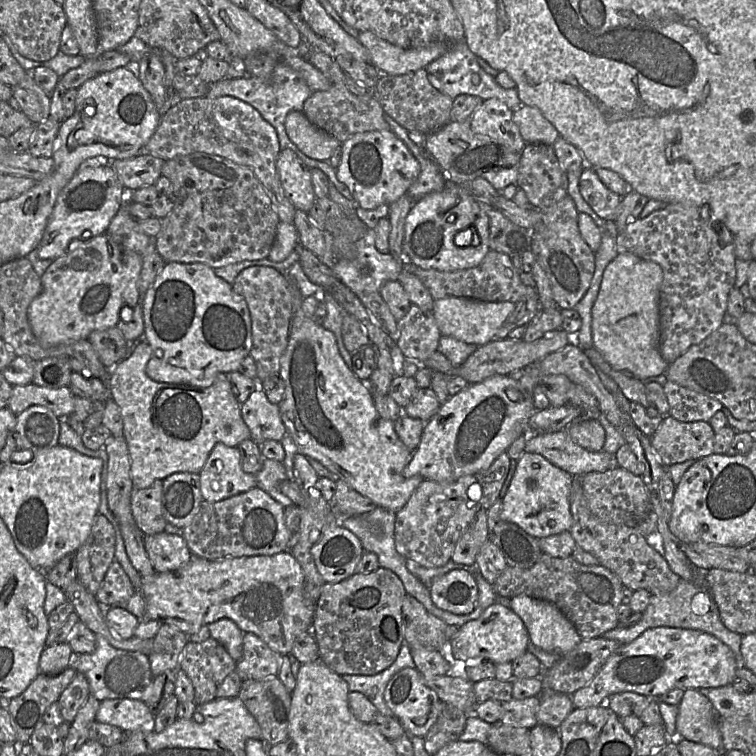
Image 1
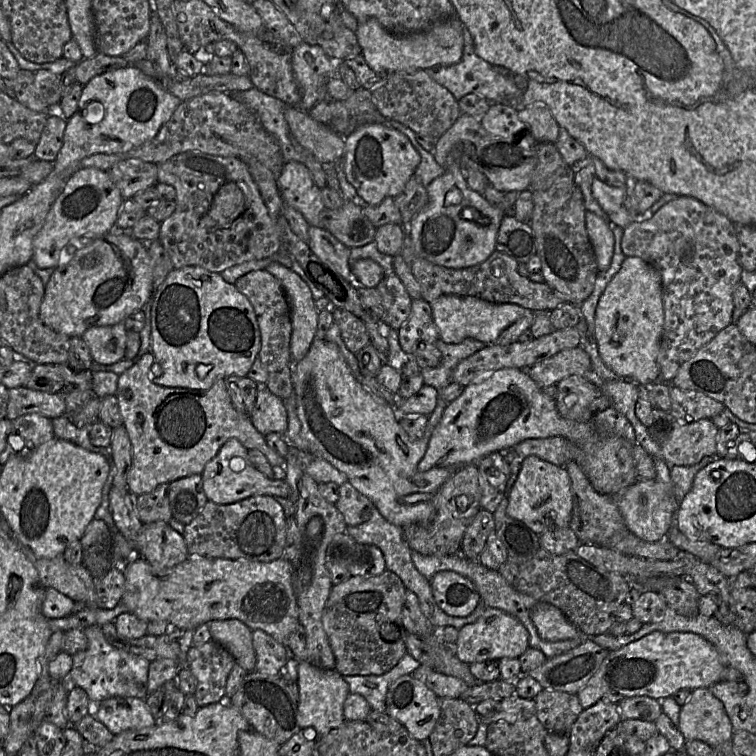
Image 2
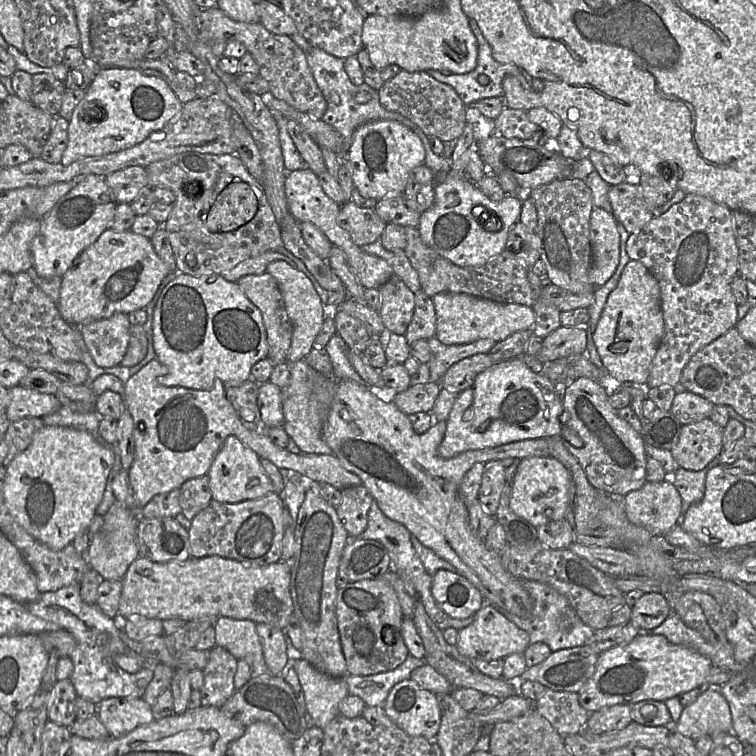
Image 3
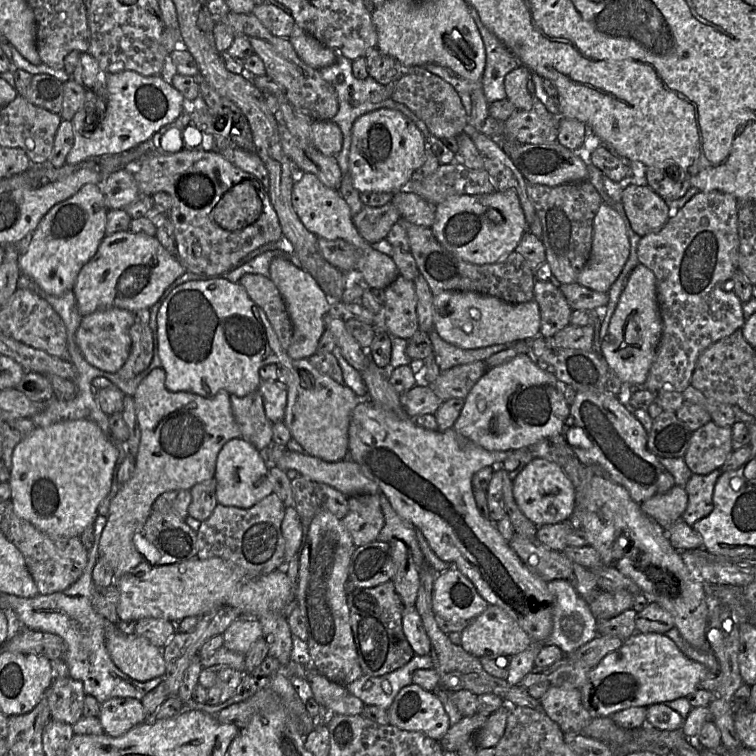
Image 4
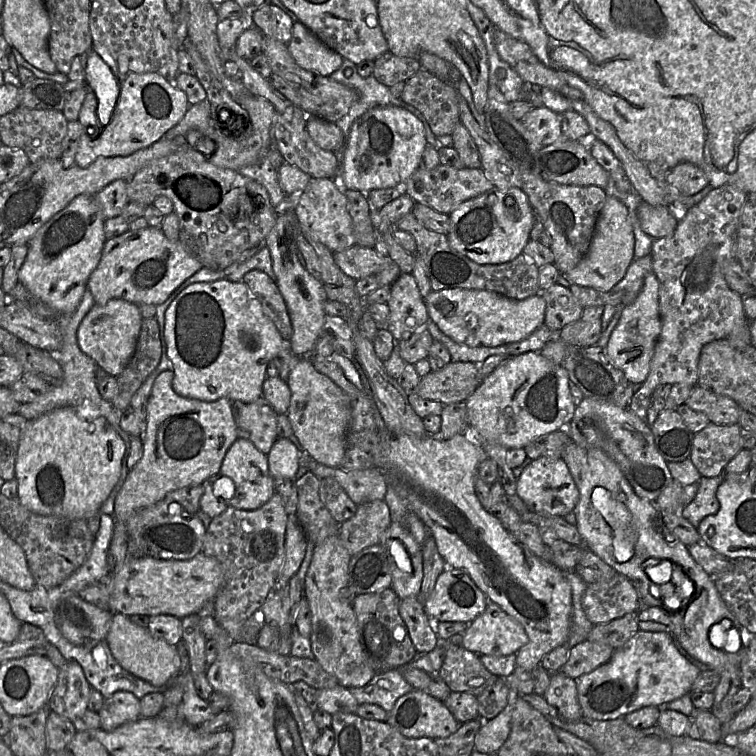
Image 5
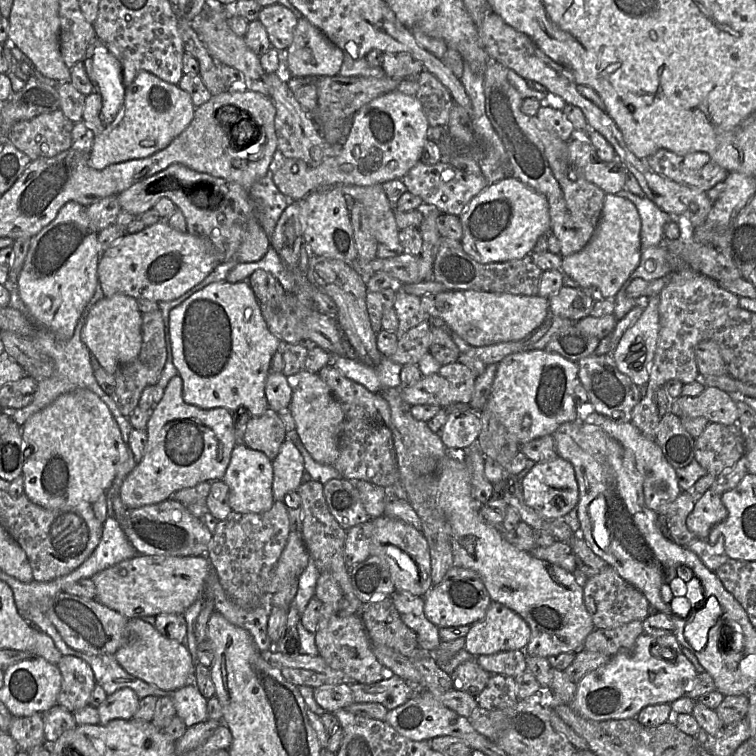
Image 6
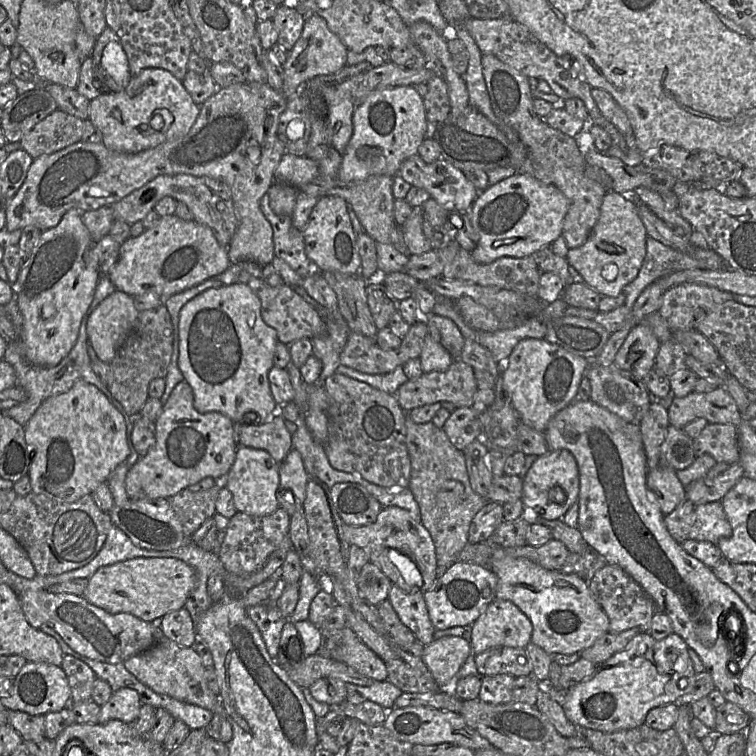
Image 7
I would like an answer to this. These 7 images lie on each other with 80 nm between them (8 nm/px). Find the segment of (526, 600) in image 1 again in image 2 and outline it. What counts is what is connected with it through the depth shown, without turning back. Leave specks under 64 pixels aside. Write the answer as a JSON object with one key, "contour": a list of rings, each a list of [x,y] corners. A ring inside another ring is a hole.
{"contour":[[[538,602],[532,608],[531,619],[539,636],[547,641],[566,640],[581,635],[561,610],[547,602]]]}

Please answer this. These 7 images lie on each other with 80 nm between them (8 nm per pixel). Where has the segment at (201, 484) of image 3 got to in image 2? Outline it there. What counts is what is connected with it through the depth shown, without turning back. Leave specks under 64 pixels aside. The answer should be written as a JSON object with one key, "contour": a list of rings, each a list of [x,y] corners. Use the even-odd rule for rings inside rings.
{"contour":[[[201,474],[182,477],[169,483],[167,495],[172,518],[185,525],[190,523],[208,502]]]}

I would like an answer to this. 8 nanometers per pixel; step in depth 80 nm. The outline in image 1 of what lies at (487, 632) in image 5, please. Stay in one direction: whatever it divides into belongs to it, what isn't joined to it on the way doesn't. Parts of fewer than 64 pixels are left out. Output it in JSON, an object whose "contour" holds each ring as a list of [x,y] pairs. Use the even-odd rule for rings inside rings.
{"contour":[[[496,601],[474,620],[462,625],[450,640],[450,654],[456,664],[474,660],[489,660],[494,664],[512,662],[528,649],[529,633],[521,620],[506,603]]]}

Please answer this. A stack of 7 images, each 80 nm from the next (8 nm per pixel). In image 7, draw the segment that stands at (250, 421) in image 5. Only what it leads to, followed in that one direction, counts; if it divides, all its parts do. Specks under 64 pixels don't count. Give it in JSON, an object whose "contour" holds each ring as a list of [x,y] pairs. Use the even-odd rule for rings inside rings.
{"contour":[[[277,412],[263,424],[238,425],[235,428],[237,449],[239,446],[265,450],[277,464],[281,464],[292,447],[292,434],[285,420]]]}

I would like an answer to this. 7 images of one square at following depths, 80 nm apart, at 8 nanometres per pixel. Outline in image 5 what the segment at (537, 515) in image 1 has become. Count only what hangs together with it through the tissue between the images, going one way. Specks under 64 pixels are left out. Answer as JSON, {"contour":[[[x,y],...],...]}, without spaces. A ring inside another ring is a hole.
{"contour":[[[562,458],[533,460],[517,479],[517,494],[531,511],[541,515],[564,517],[575,509],[579,501],[579,490]]]}

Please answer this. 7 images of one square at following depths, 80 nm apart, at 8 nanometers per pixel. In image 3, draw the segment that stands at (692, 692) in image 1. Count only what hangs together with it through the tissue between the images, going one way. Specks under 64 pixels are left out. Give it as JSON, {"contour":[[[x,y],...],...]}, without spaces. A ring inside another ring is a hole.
{"contour":[[[704,687],[699,697],[684,707],[677,722],[677,730],[692,739],[703,735],[712,737],[721,732],[733,732],[730,707],[719,689]]]}

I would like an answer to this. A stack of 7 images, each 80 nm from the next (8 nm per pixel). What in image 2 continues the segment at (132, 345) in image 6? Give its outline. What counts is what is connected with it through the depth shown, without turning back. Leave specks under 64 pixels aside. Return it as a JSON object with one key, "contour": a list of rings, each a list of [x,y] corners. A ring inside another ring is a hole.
{"contour":[[[123,321],[113,325],[93,326],[81,336],[94,362],[109,365],[125,356],[127,329]]]}

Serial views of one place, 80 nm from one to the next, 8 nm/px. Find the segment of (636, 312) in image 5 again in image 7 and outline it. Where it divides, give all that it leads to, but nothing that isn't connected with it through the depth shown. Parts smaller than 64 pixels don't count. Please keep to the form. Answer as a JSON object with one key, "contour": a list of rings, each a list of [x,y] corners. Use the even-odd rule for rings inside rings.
{"contour":[[[642,323],[634,326],[615,356],[614,363],[643,381],[653,369],[660,342],[651,328]]]}

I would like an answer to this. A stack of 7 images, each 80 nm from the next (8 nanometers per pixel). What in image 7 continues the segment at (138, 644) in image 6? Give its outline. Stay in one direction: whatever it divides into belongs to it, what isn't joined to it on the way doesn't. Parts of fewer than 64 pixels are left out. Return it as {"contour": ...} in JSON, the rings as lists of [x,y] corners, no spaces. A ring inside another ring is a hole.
{"contour":[[[162,630],[161,638],[153,647],[127,659],[123,664],[131,674],[154,692],[200,706],[225,717],[225,709],[220,695],[214,694],[207,686],[206,667],[201,657],[193,647],[181,646],[165,637]]]}

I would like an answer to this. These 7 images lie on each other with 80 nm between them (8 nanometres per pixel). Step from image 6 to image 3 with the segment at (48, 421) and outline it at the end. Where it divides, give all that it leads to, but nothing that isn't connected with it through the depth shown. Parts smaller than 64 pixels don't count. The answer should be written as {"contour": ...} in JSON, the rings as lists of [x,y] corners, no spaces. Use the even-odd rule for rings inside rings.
{"contour":[[[44,426],[37,431],[28,448],[19,452],[6,468],[4,501],[14,520],[33,538],[54,551],[73,543],[79,533],[88,530],[97,514],[106,489],[107,479],[115,462],[109,444],[100,444],[85,430]]]}

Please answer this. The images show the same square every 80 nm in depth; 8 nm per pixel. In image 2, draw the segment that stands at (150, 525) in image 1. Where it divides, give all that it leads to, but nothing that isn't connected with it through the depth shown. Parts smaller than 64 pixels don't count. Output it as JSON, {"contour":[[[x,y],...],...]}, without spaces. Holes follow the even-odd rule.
{"contour":[[[160,484],[152,492],[135,497],[138,516],[143,524],[169,522],[172,512],[167,495],[168,484]]]}

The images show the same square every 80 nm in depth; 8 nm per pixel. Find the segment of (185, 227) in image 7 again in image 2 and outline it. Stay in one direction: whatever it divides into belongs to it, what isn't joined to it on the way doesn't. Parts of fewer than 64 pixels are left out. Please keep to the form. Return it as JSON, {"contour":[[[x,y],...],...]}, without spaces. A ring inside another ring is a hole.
{"contour":[[[113,229],[54,269],[44,285],[39,315],[56,332],[81,337],[90,327],[124,321],[128,315],[142,310],[152,295],[153,272],[148,245],[130,232]]]}

